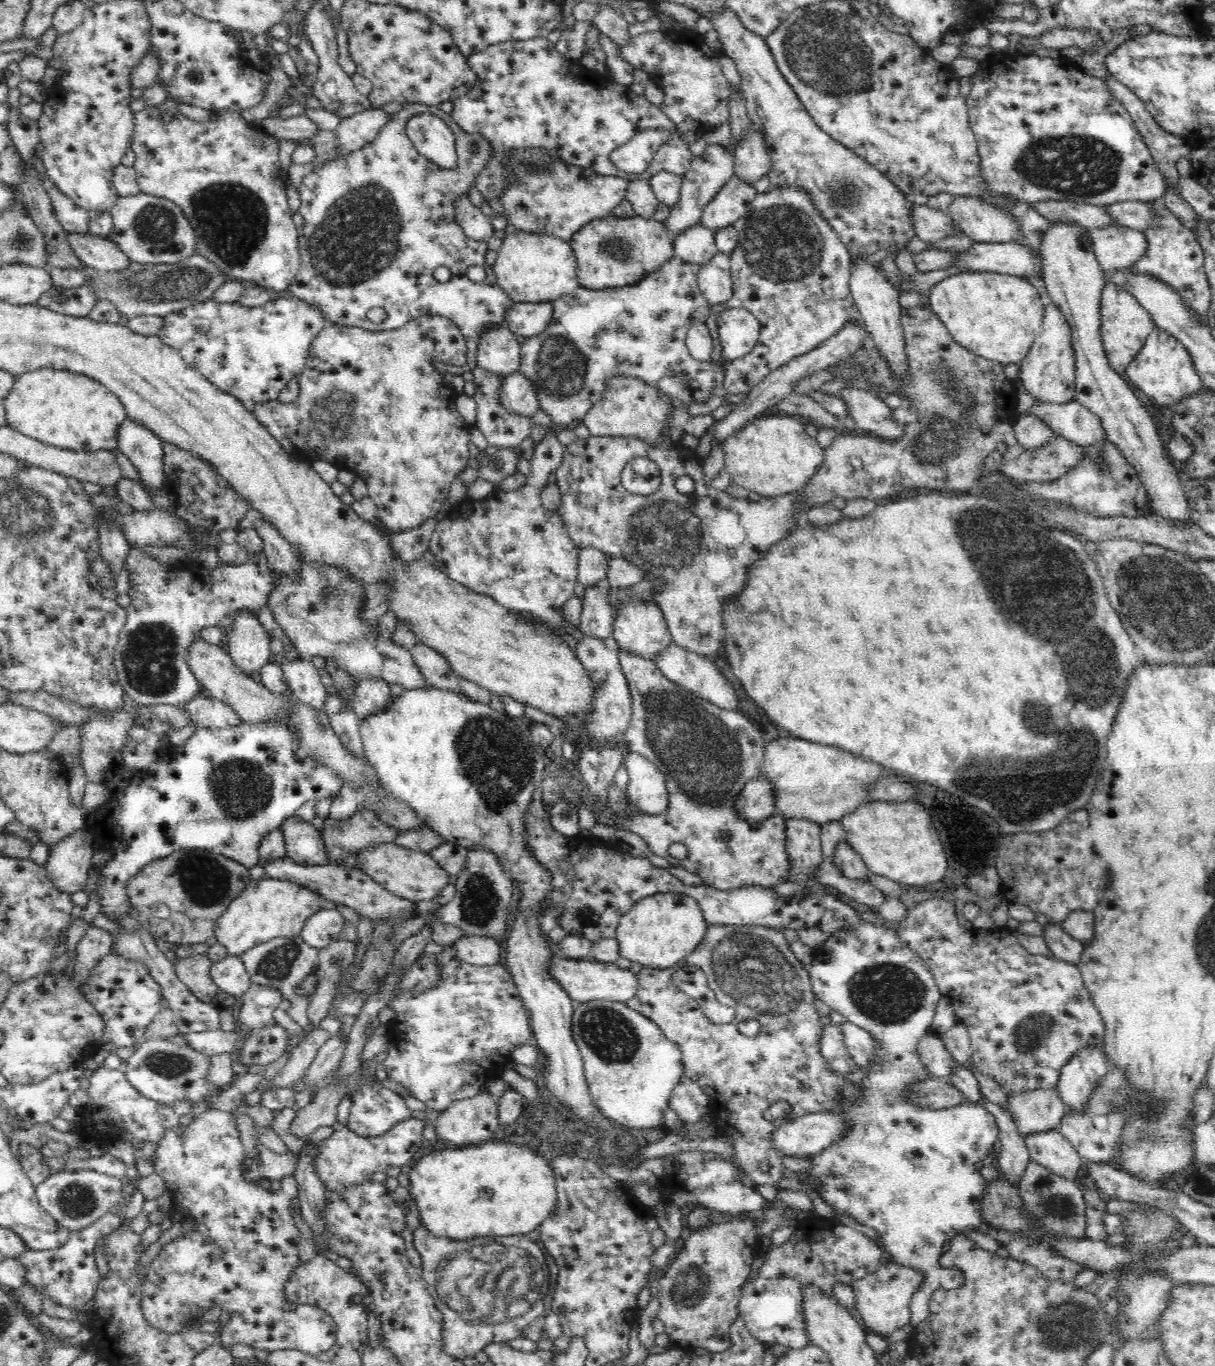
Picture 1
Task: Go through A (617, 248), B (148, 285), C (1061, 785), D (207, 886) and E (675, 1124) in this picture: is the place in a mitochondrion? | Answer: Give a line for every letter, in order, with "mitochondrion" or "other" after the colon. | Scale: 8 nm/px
A: mitochondrion
B: mitochondrion
C: mitochondrion
D: mitochondrion
E: other

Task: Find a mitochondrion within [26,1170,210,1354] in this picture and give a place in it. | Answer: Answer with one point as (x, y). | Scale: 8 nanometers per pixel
(78, 1200)

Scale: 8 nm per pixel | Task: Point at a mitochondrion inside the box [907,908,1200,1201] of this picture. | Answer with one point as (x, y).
(1115, 1103)

